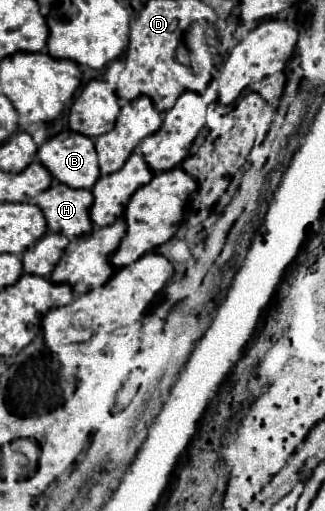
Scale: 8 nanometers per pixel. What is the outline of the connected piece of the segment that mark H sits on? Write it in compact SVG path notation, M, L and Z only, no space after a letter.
M53 181L51 187L35 195L33 201L41 207L47 229L53 233L77 237L87 233L91 227L87 213L93 203L93 195L89 189L71 189Z

